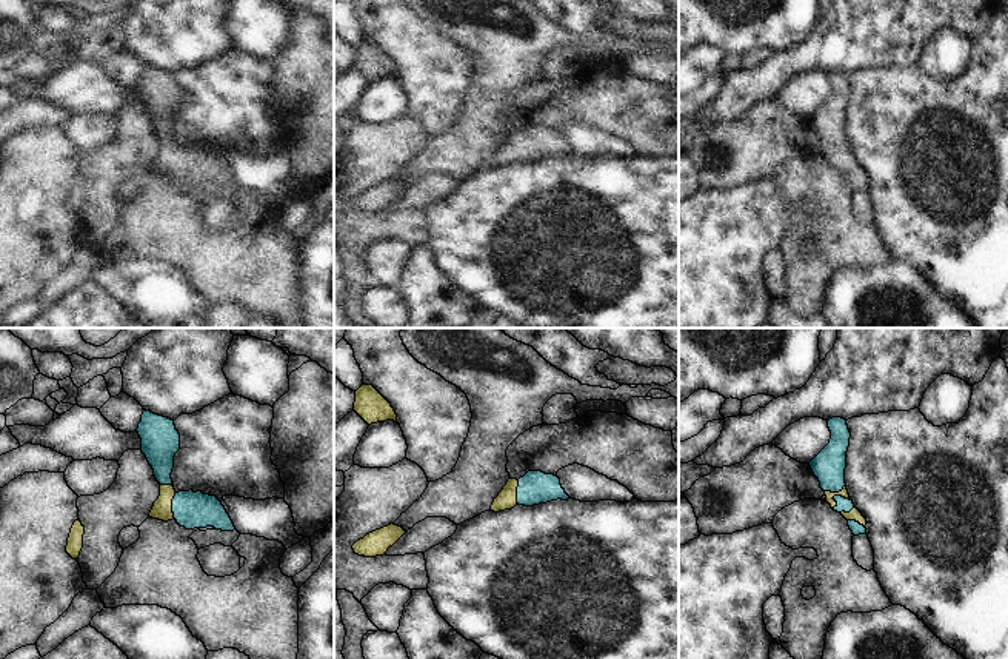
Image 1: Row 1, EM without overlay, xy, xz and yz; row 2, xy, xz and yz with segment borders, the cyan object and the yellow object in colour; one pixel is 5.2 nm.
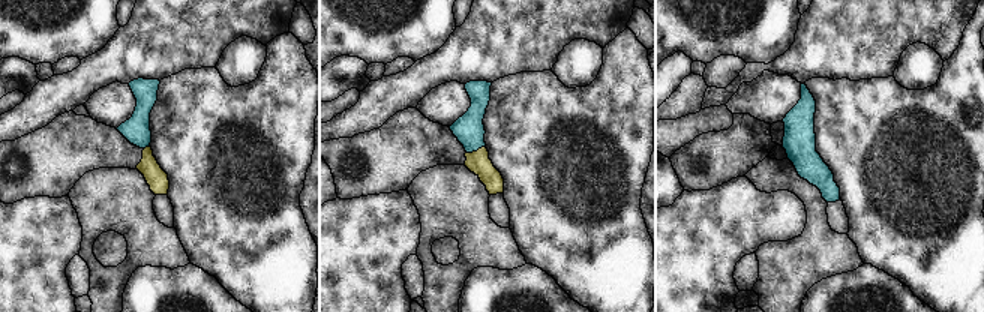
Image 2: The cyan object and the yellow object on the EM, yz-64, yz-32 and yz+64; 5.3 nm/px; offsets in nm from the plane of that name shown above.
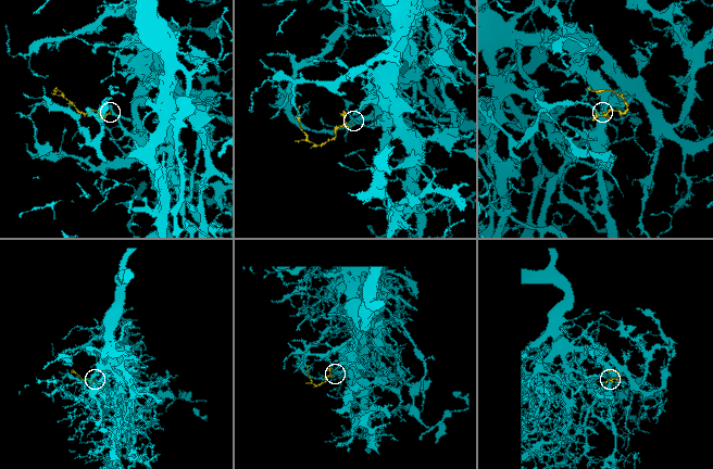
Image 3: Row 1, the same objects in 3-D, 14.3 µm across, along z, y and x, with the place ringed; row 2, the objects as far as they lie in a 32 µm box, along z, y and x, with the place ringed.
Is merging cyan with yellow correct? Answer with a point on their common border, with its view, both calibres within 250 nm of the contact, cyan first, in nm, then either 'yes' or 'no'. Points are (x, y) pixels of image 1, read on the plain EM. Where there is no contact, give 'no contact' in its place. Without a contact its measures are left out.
yz (837, 151) | 70/50 nm | yes

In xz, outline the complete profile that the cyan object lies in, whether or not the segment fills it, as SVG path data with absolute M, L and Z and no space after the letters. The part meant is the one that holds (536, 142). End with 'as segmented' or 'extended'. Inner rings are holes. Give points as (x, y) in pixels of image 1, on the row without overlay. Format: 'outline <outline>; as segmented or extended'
outline M528 126L523 132L508 134L503 145L494 154L491 165L494 168L514 163L517 159L532 162L551 156L571 154L560 140L560 134L554 129L542 126Z; extended

